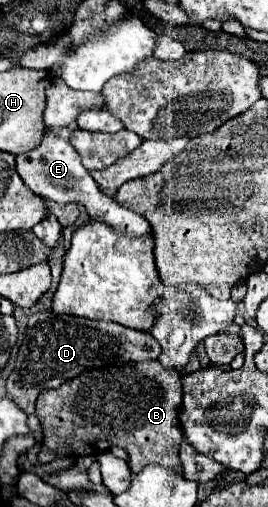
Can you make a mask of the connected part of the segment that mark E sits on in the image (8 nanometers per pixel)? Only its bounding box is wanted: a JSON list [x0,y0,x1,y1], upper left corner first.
[25,134,151,238]

